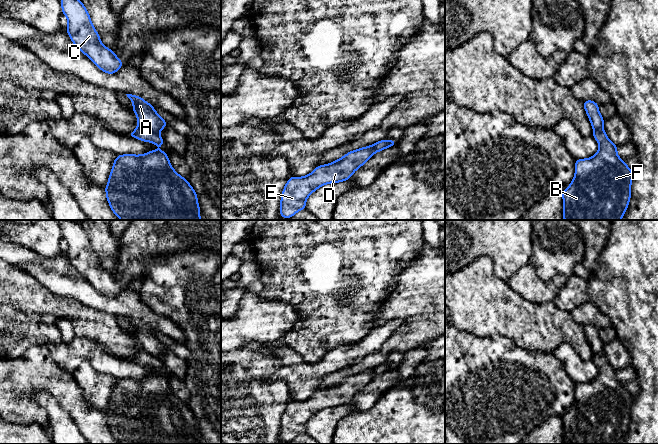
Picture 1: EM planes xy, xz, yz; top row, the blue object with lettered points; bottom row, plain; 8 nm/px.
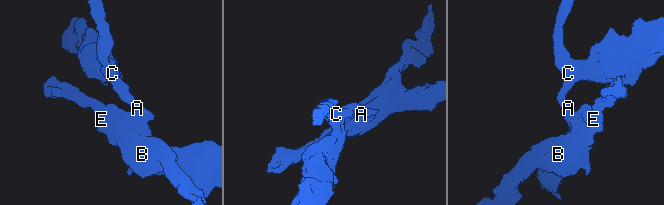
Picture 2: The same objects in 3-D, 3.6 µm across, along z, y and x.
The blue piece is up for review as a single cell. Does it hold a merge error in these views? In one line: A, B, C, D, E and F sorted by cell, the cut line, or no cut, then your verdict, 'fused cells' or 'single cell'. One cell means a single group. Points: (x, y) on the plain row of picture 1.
A C / B D E F | xy (138, 342), (144, 349), (158, 358) | fused cells

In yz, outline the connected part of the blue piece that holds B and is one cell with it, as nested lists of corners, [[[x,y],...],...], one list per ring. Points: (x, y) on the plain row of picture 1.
[[[603,351],[595,354],[592,360],[599,367],[599,374],[593,381],[576,383],[575,400],[571,408],[561,416],[564,444],[621,444],[631,422],[633,395],[618,380],[617,370],[608,363]]]

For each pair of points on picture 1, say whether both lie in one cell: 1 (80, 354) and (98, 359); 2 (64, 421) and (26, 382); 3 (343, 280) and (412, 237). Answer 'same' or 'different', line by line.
1: same
2: different
3: same

